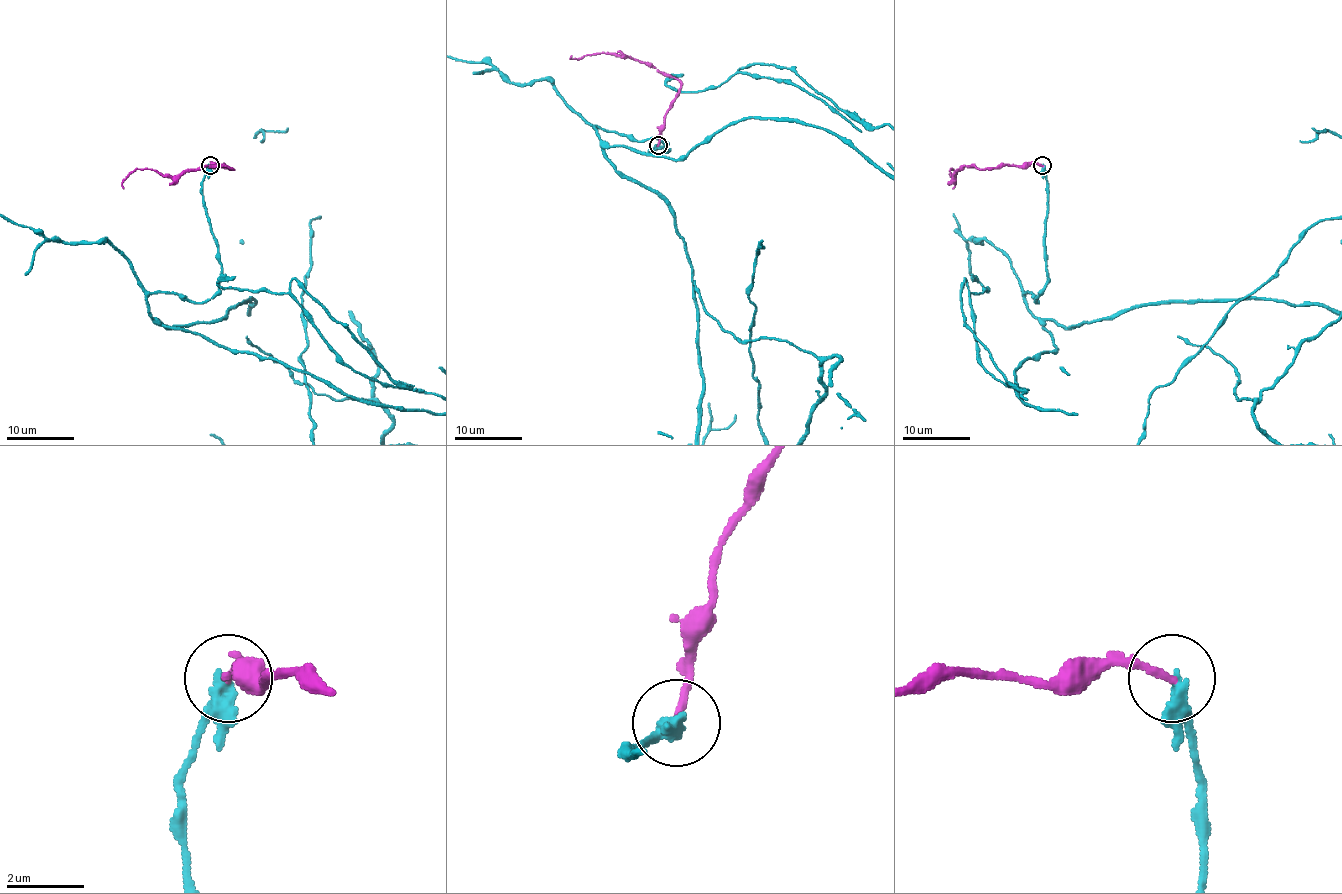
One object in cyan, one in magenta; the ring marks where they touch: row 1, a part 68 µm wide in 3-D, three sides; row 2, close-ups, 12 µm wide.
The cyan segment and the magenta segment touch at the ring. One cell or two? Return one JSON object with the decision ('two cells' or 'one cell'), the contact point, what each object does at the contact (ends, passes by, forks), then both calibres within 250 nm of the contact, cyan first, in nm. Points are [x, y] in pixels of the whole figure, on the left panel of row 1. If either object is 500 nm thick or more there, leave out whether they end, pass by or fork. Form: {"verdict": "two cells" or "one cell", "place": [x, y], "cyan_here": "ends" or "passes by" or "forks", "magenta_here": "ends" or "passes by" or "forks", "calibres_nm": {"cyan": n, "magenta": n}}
{"verdict": "one cell", "place": [210, 165], "cyan_here": "ends", "magenta_here": "ends", "calibres_nm": {"cyan": 400, "magenta": 190}}

